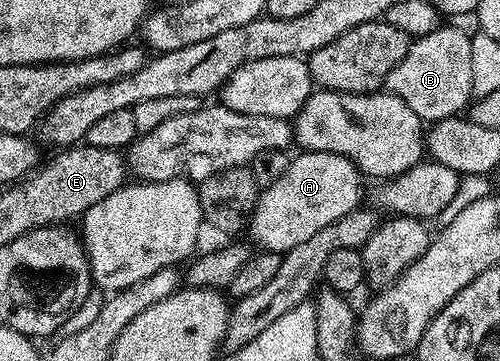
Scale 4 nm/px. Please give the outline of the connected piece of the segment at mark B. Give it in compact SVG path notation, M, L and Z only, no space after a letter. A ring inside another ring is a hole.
M447 25L413 40L396 69L388 73L385 90L400 97L400 101L404 101L404 105L427 124L461 116L471 106L473 96L470 41L471 36Z

